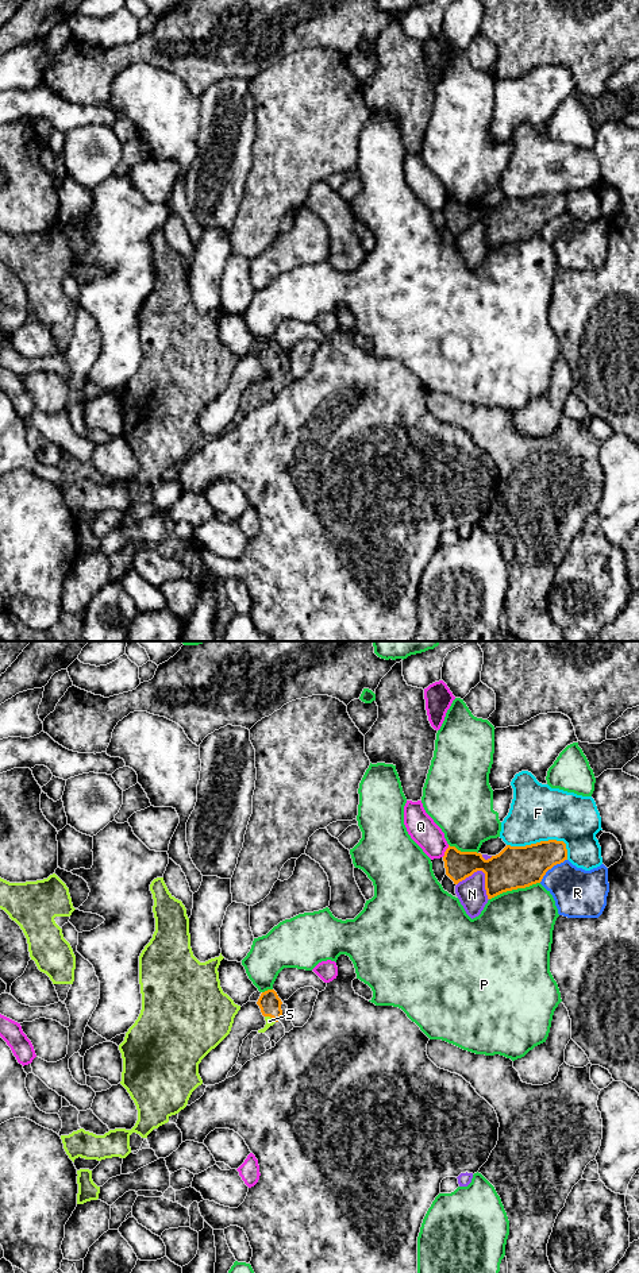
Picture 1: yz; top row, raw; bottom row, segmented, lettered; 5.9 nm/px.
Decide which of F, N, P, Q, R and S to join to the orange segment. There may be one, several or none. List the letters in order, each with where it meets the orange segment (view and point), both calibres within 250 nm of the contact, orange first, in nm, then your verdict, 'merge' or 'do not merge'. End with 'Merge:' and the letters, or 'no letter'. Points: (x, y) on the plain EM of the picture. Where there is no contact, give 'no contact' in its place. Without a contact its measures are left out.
F: meets orange in yz at (543, 193); 260 nm thick on the orange side, 340 nm on the other; do not merge
N: meets orange in yz at (484, 224); 260 nm thick on the orange side, 170 nm on the other; do not merge
P: meets orange in yz at (514, 240); 260 nm thick on the orange side, 440 nm on the other; do not merge
Q: meets orange in yz at (446, 203); 160 nm thick on the orange side, 170 nm on the other; do not merge
R: meets orange in yz at (551, 219); 260 nm thick on the orange side, 280 nm on the other; do not merge
S: meets orange in yz at (270, 369); 130 nm thick on the orange side, 50 nm on the other; merge
Merge: S

